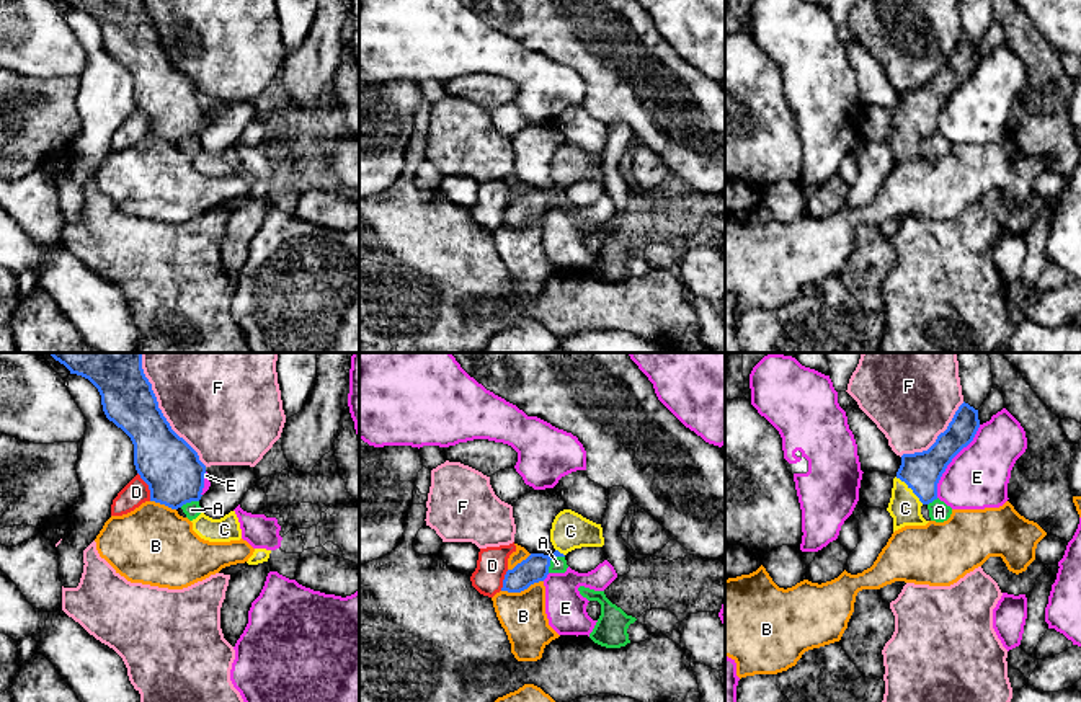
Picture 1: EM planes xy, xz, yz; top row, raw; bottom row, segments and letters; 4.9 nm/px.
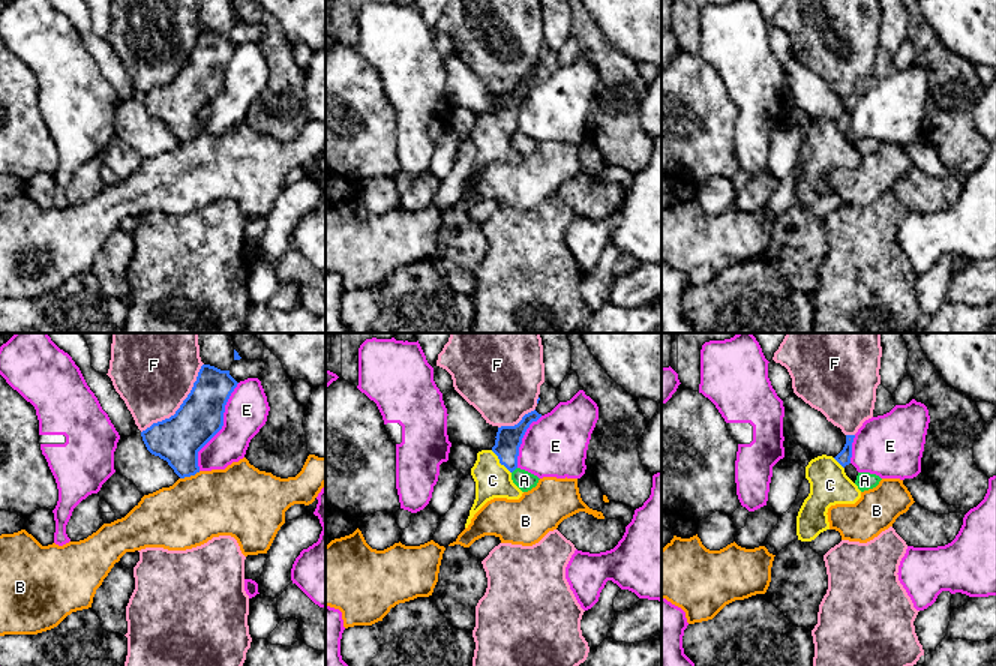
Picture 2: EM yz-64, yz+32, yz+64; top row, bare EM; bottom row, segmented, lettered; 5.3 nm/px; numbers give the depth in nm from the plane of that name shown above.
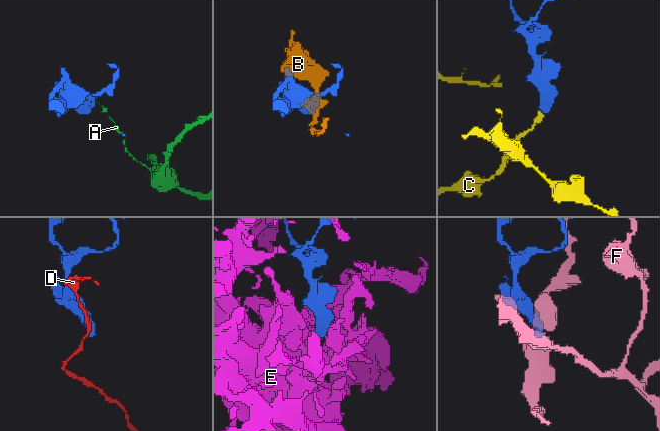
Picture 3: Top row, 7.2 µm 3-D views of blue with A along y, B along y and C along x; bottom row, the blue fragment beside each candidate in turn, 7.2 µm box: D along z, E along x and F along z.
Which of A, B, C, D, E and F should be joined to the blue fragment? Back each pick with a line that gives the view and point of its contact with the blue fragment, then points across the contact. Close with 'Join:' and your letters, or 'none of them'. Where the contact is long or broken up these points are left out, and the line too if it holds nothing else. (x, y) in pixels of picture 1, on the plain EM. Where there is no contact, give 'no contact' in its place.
C: meets blue in yz at (910, 121); runs through yz (921, 106), (910, 121), (905, 142)
Join: C

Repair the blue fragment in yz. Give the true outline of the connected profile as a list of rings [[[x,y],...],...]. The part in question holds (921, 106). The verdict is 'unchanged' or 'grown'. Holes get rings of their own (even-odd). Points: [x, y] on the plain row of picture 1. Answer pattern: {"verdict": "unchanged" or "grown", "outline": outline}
{"verdict": "grown", "outline": [[[962,38],[947,64],[923,87],[903,88],[893,113],[887,145],[893,152],[893,167],[905,160],[926,160],[921,140],[937,134],[937,118],[952,93],[967,82],[980,62],[978,44]]]}

